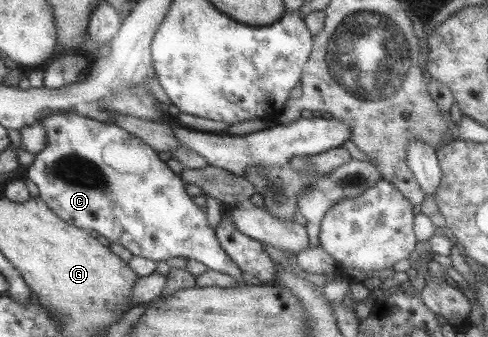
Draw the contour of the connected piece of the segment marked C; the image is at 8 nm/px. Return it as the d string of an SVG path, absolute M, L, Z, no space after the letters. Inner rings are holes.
M56 112L47 115L47 117L42 117L39 123L44 131L46 131L46 144L44 144L42 151L39 151L35 155L34 161L26 166L26 177L37 185L39 198L46 203L54 215L57 215L62 221L66 221L66 223L79 227L87 232L94 231L94 233L97 233L100 239L106 243L112 242L121 245L124 249L128 249L133 256L144 257L144 259L151 259L152 261L164 261L168 259L168 257L178 256L193 259L194 261L198 261L198 263L203 263L207 268L220 271L220 273L224 273L224 275L236 279L238 285L248 283L247 278L240 271L236 262L233 262L219 246L214 231L210 229L210 223L208 223L205 211L193 203L192 197L187 195L185 191L184 181L166 165L165 161L159 159L158 152L148 147L141 139L138 139L138 137L128 133L124 129L120 129L120 127L116 125L81 117L81 115L75 113Z

